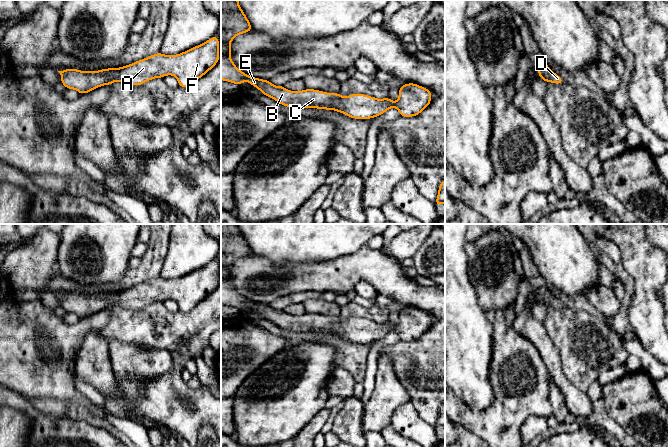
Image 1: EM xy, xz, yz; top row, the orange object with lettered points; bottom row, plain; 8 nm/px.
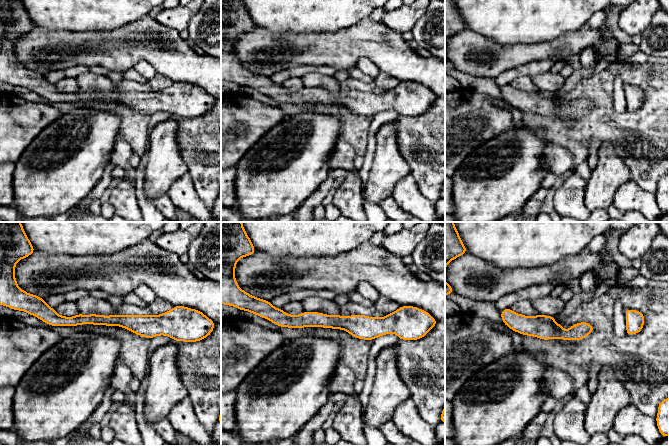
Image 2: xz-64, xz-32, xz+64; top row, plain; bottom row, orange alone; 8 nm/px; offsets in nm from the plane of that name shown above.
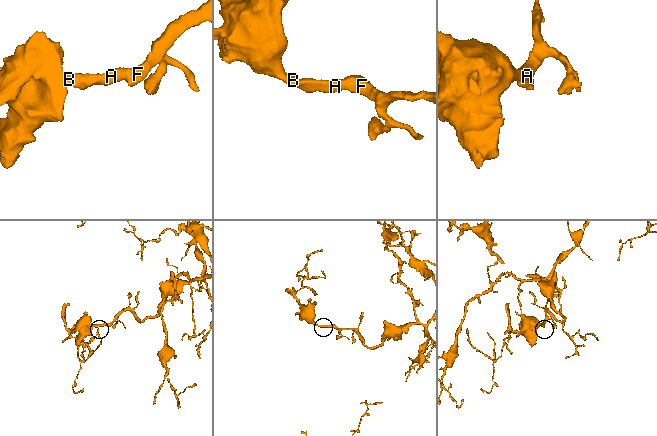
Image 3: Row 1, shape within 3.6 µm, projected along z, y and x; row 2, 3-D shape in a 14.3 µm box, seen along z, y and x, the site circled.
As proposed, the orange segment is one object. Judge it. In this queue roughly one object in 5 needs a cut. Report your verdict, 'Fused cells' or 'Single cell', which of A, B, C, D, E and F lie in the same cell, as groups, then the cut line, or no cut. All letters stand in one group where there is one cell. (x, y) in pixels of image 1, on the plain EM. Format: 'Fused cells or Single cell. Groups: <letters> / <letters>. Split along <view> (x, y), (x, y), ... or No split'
Single cell. Groups: A B C D E F. No split

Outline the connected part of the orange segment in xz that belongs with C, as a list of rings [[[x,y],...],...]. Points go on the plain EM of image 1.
[[[221,224],[221,304],[237,309],[248,305],[265,320],[292,332],[316,332],[334,334],[353,343],[372,343],[395,331],[400,340],[413,341],[426,333],[431,324],[431,315],[415,307],[399,311],[399,322],[393,326],[389,321],[377,323],[365,318],[341,320],[315,313],[299,316],[275,310],[269,304],[254,302],[240,295],[230,282],[232,264],[239,258],[252,255],[251,248],[243,237],[238,224]]]

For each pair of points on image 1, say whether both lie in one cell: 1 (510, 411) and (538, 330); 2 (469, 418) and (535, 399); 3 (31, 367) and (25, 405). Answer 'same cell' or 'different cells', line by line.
1: different cells
2: same cell
3: different cells

